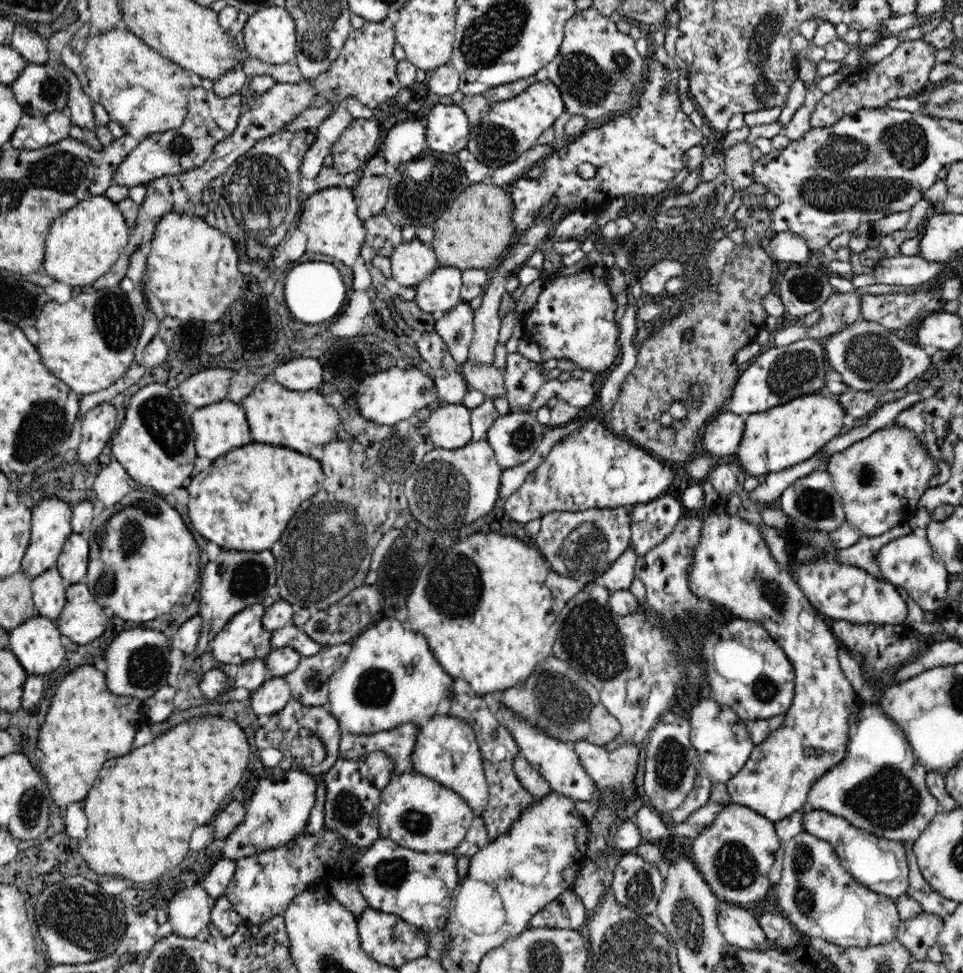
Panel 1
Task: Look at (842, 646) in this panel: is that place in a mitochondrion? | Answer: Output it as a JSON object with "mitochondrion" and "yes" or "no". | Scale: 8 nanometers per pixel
{"mitochondrion":"no"}

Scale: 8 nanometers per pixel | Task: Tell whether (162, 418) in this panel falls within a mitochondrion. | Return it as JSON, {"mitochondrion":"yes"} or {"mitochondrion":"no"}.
{"mitochondrion":"yes"}

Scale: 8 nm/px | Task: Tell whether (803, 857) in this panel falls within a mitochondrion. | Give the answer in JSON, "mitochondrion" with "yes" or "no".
{"mitochondrion":"yes"}

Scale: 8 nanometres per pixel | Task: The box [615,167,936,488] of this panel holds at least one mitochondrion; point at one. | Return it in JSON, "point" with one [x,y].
{"point":[872,357]}

